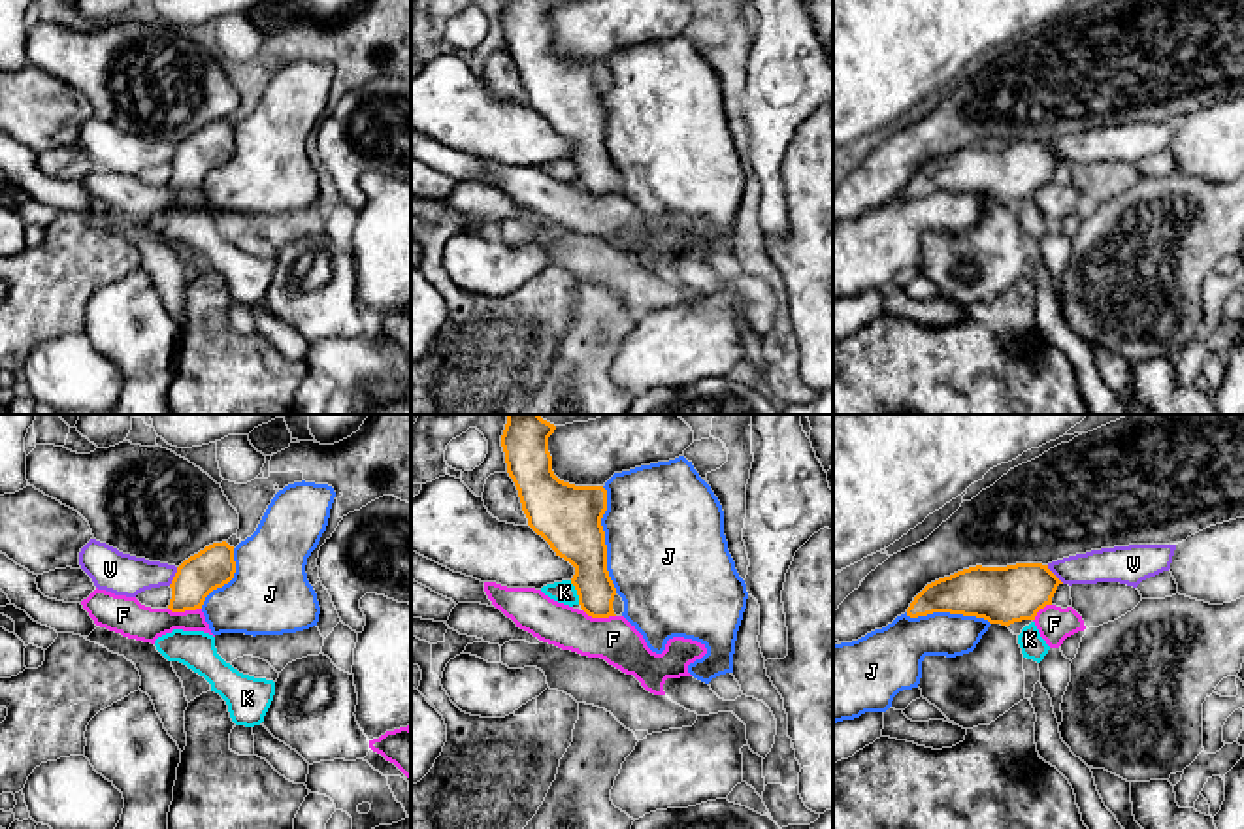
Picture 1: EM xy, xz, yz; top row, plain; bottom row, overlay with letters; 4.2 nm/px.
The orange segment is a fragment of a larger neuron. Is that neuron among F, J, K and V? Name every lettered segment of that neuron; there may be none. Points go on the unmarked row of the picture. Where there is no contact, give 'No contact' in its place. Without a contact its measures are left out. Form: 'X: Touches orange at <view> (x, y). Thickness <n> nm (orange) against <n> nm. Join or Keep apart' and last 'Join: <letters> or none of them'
F: Touches orange at xy (185, 187). Thickness 180 nm (orange) against 160 nm. Keep apart
J: Touches orange at xz (604, 117). Thickness 280 nm (orange) against 480 nm. Join
K: Touches orange at xz (577, 170). Thickness 240 nm (orange) against 100 nm. Keep apart
V: Touches orange at xy (174, 155). Thickness 180 nm (orange) against 180 nm. Keep apart
Join: J

